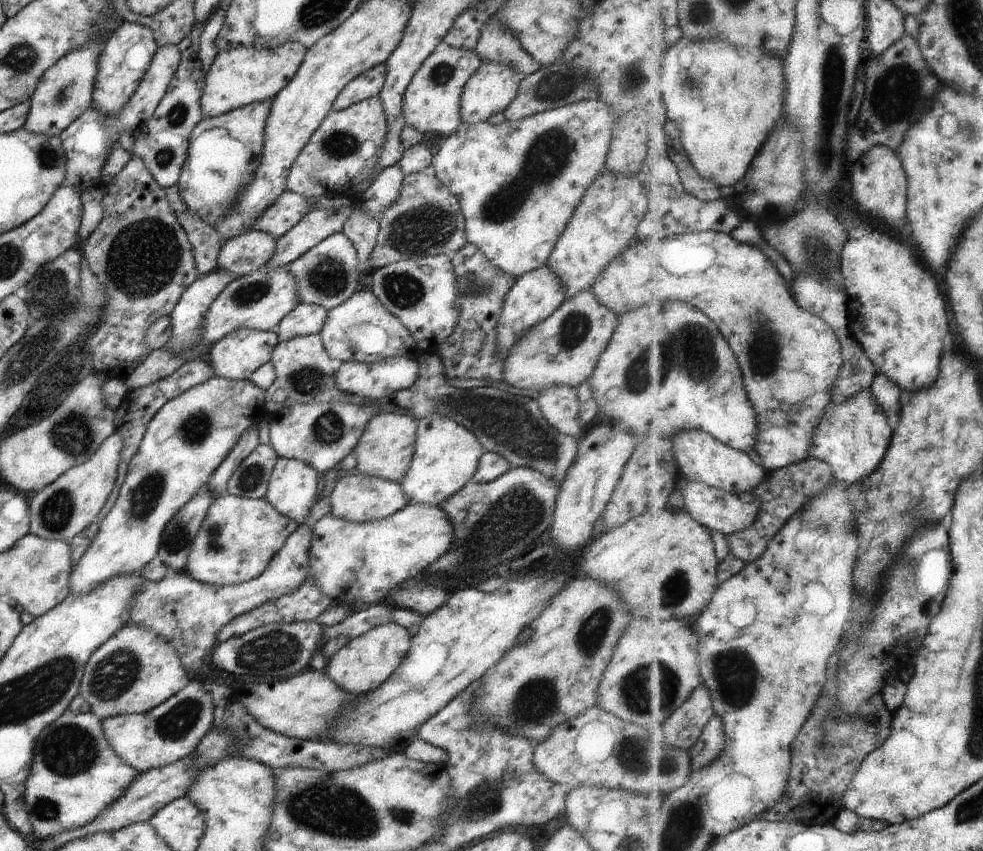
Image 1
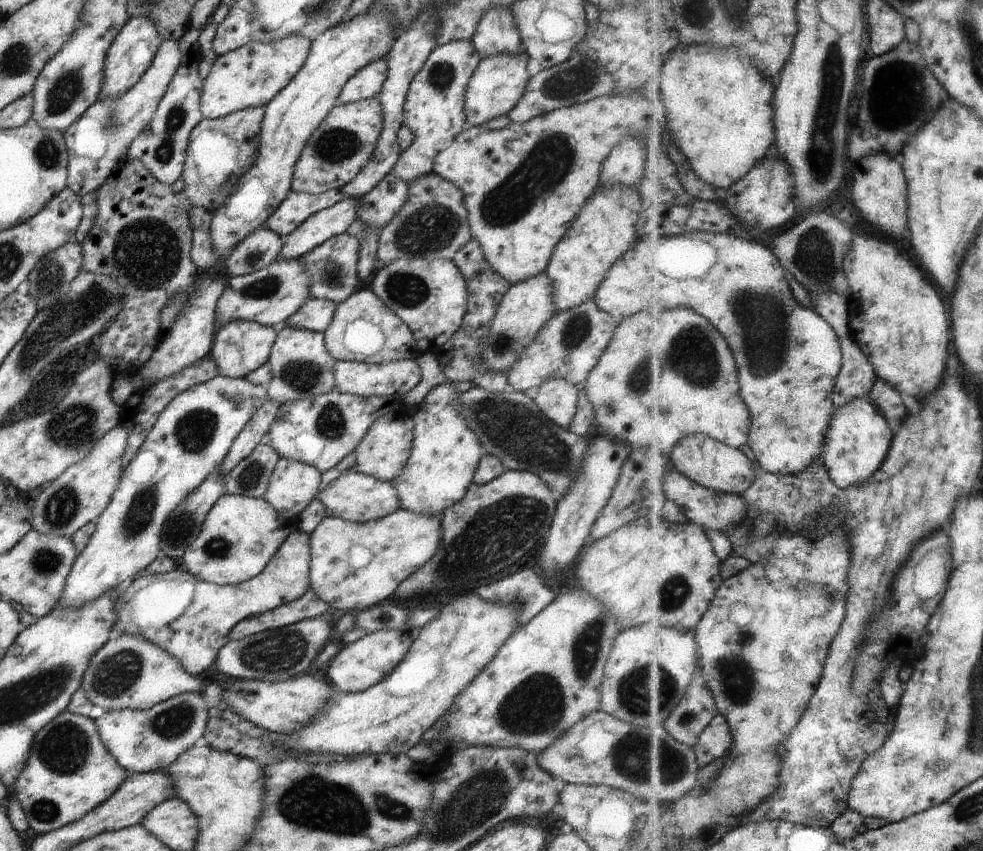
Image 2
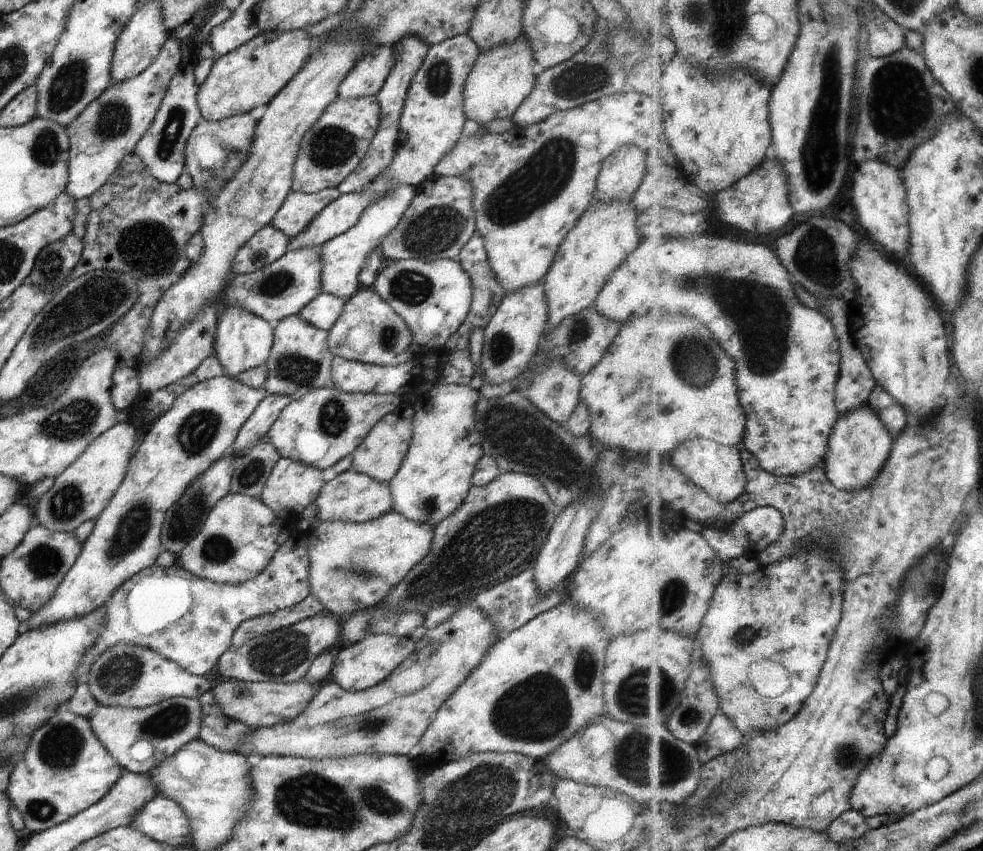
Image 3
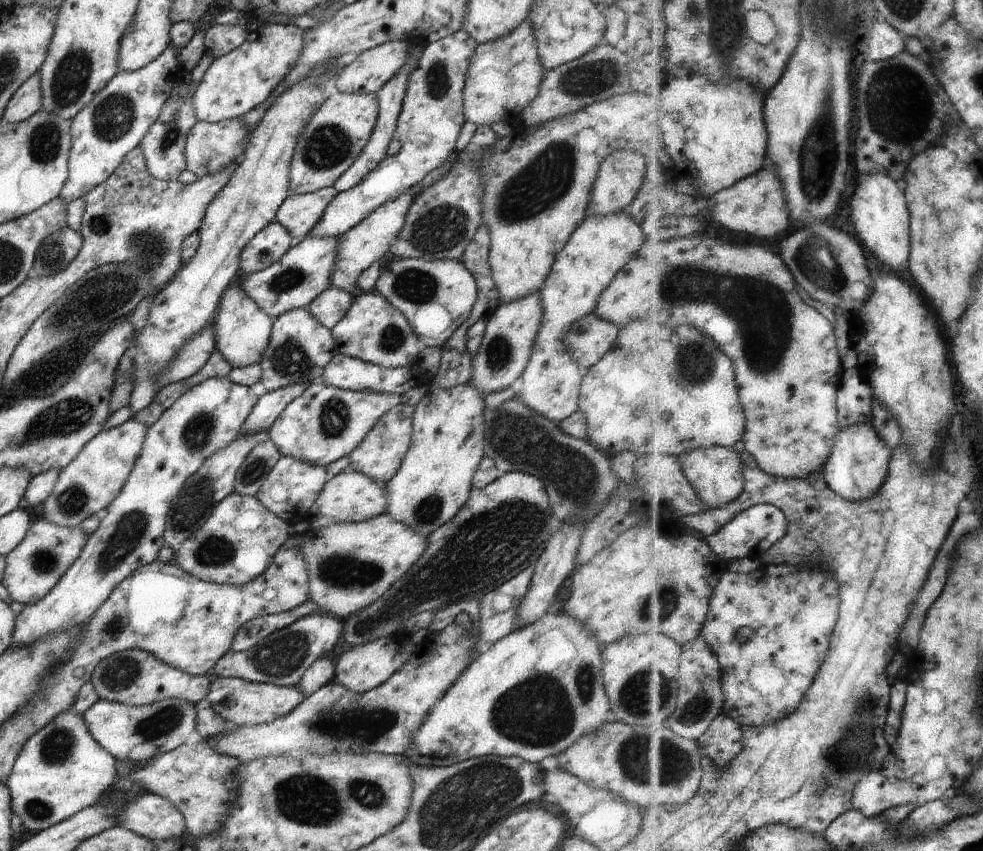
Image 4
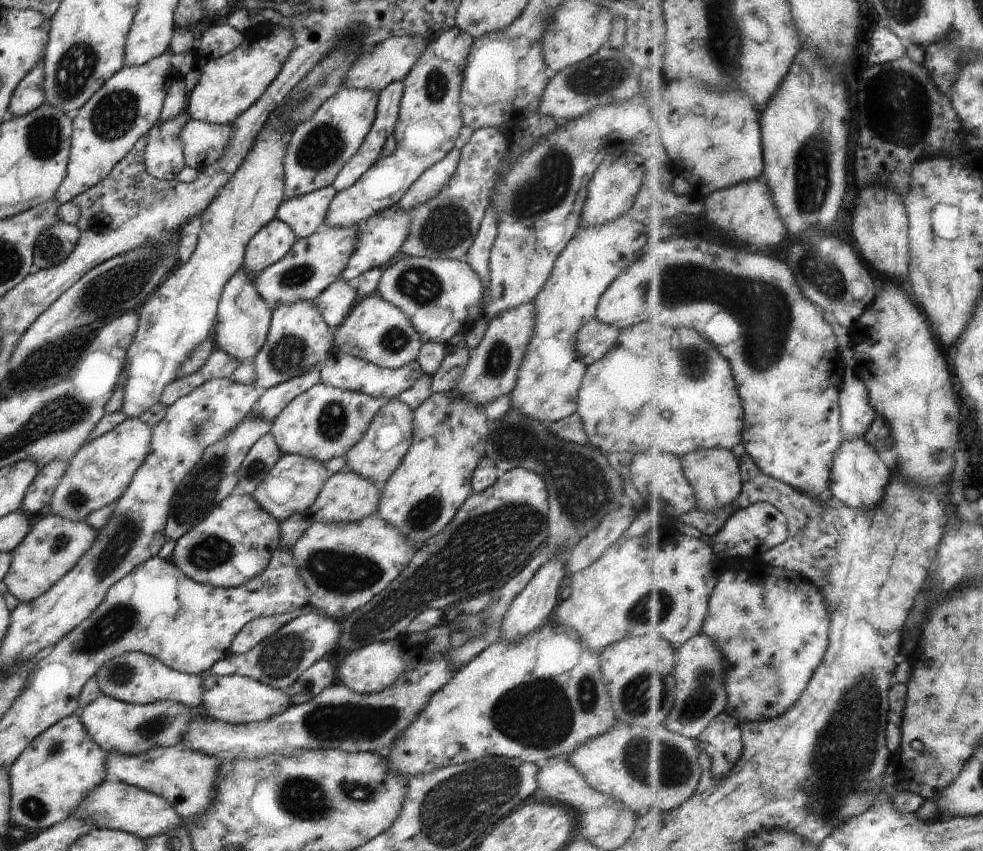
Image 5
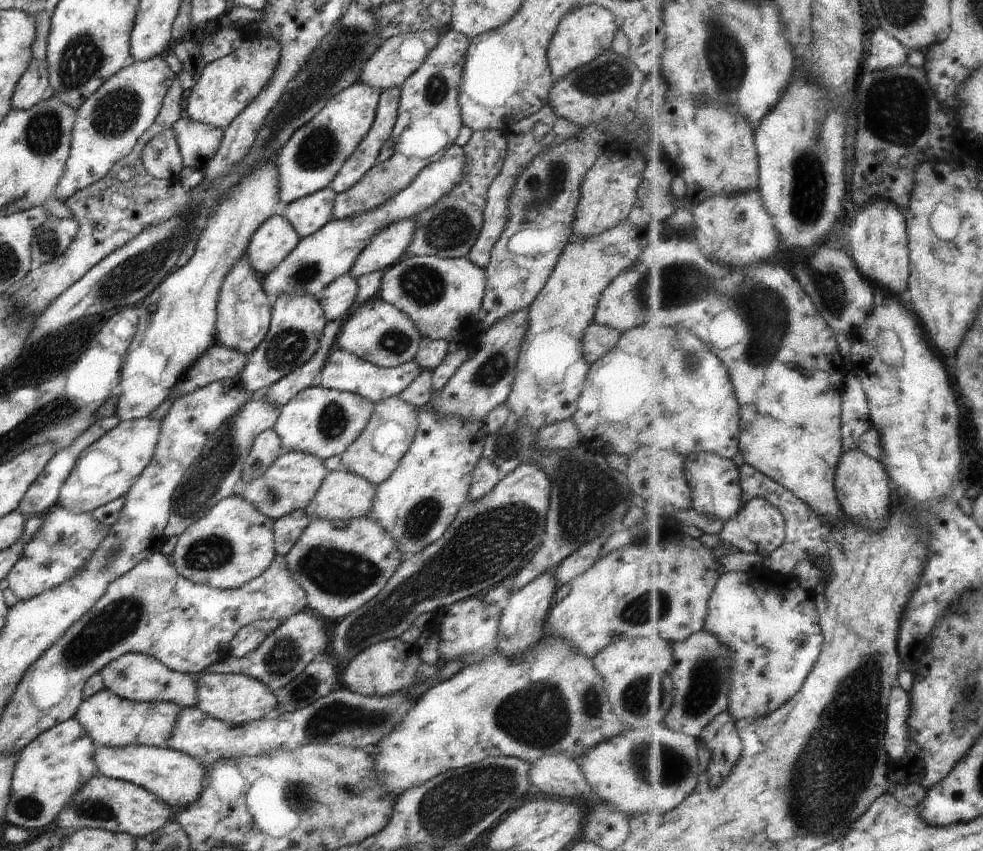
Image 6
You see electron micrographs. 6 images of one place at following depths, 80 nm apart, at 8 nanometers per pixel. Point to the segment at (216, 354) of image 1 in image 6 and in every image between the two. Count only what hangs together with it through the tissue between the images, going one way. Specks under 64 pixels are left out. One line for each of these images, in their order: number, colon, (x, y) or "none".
2: (239, 347)
3: (243, 341)
4: (242, 329)
5: (242, 324)
6: (243, 308)

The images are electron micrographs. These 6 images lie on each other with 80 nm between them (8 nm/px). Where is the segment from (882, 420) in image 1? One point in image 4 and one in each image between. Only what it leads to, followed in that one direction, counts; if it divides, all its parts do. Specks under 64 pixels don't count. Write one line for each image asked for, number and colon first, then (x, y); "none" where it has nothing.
2: (861, 439)
3: (861, 446)
4: (858, 469)

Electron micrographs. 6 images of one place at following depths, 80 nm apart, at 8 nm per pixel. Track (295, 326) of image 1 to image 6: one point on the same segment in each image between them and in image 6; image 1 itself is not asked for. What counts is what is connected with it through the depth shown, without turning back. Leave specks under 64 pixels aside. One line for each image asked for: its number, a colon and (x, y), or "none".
2: (315, 315)
3: (321, 312)
4: (330, 306)
5: (334, 304)
6: (339, 297)

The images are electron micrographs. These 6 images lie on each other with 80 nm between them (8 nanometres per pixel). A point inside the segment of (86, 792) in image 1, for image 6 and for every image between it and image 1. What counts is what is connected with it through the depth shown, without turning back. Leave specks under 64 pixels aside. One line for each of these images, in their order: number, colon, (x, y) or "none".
2: (69, 772)
3: (66, 769)
4: (60, 770)
5: (48, 781)
6: (52, 768)

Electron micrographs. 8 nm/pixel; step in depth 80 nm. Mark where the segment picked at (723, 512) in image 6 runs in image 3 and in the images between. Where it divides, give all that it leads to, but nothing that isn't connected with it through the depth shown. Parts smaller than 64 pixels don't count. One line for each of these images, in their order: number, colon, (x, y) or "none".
3: (719, 469)
4: (717, 473)
5: (715, 473)

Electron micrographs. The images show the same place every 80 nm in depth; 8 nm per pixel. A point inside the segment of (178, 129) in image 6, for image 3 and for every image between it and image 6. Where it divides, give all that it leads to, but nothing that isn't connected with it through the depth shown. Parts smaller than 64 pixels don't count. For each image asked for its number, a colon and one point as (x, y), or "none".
3: (215, 150)
4: (210, 147)
5: (203, 143)

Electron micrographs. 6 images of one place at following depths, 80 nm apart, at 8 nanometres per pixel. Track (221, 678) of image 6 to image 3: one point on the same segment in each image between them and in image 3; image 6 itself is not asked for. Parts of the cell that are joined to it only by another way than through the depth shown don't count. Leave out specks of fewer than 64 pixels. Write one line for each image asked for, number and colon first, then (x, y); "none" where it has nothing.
3: (260, 704)
4: (239, 701)
5: (239, 700)

